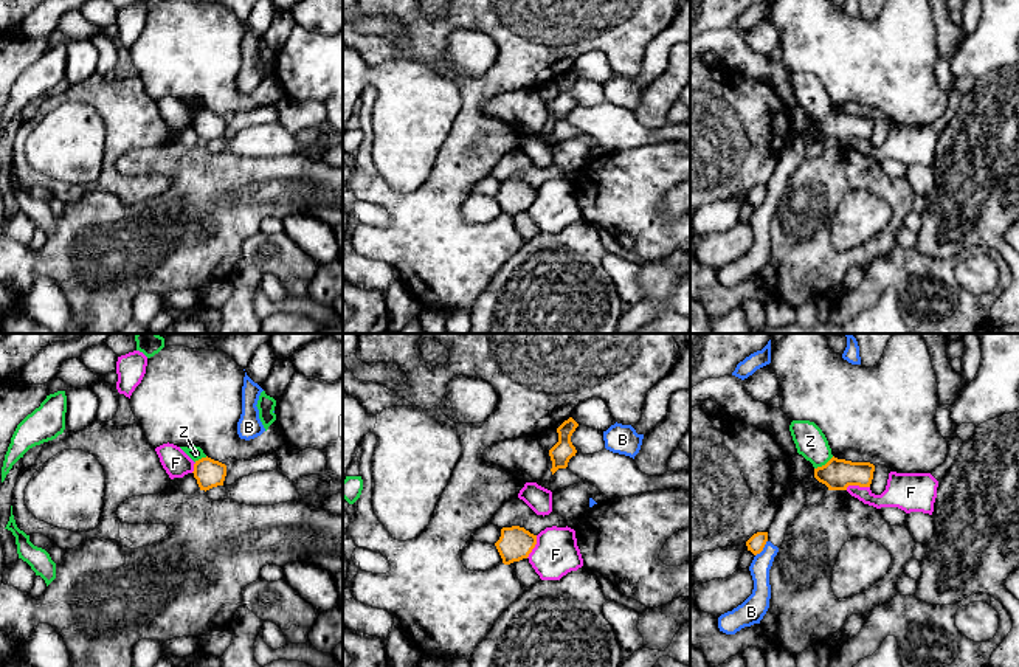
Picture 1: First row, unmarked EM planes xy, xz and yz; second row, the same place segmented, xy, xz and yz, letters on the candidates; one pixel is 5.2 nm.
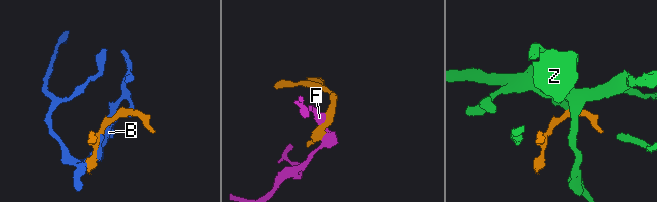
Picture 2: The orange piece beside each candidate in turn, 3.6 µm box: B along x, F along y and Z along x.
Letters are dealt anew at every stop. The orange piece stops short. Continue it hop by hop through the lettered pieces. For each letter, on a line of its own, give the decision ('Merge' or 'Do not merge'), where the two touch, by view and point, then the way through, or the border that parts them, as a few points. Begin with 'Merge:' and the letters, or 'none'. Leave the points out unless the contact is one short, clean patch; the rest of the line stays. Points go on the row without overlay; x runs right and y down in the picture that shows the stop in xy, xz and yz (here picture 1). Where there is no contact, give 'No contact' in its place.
Merge: none
B: Do not merge. Touches orange at yz (763, 199)
F: Do not merge. Touches orange at yz (856, 137)
Z: Do not merge. Touches orange at yz (825, 117). Boundary: yz (833, 109), (815, 121)

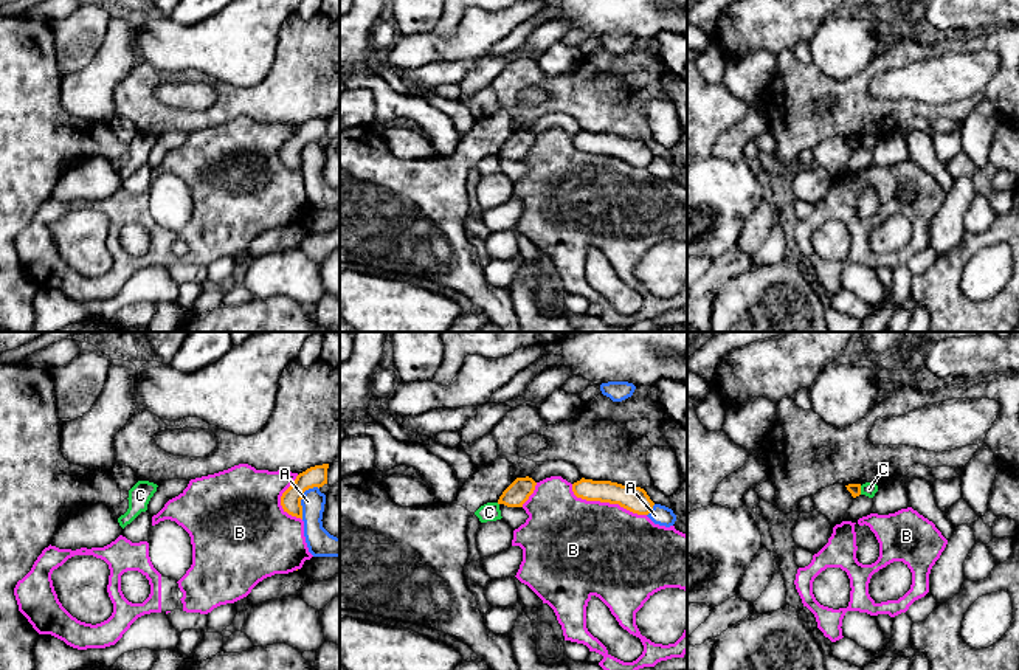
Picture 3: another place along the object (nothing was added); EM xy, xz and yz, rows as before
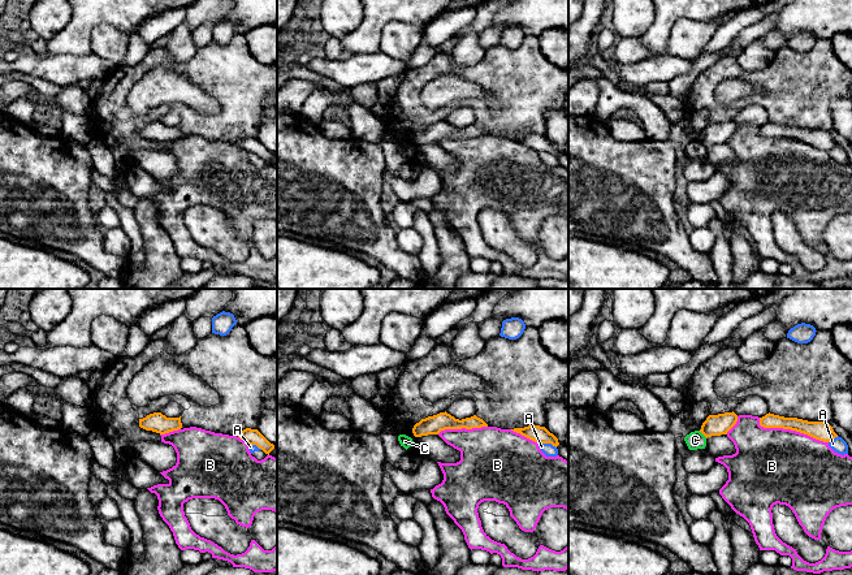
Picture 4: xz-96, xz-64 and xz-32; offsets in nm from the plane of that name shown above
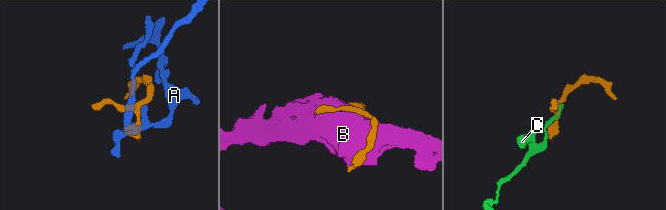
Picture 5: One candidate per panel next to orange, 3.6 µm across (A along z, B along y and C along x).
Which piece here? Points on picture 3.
Merge: none
A: Do not merge. Touches orange at xy (301, 151)
B: Do not merge. Touches orange at xz (605, 154)
C: Do not merge. Touches orange at yz (860, 143). Boundary: yz (860, 138), (861, 146)

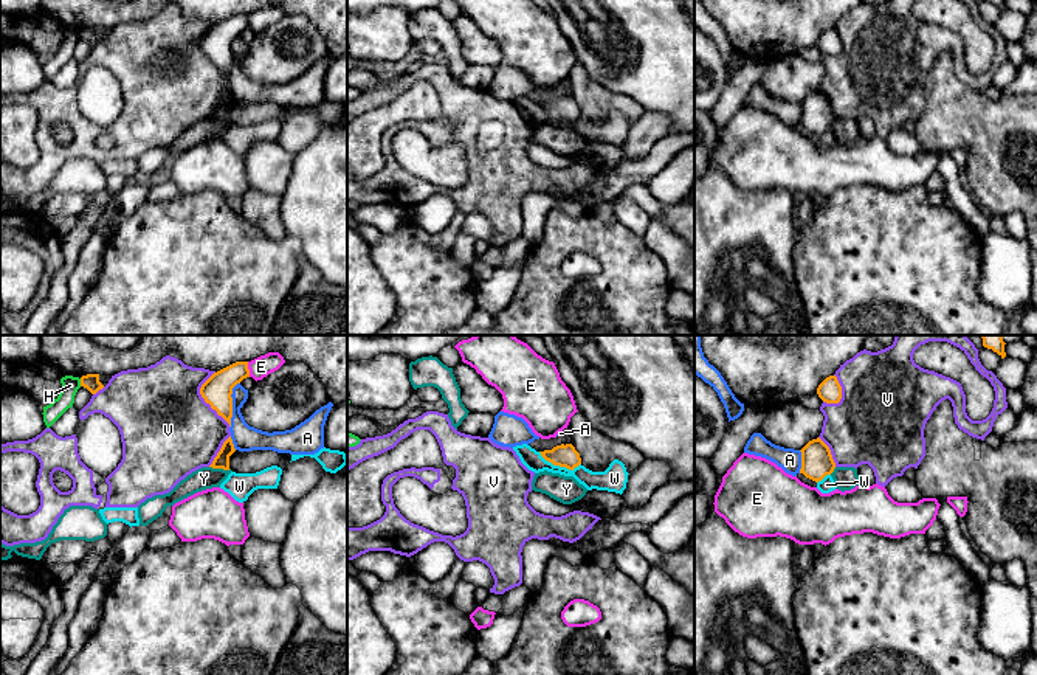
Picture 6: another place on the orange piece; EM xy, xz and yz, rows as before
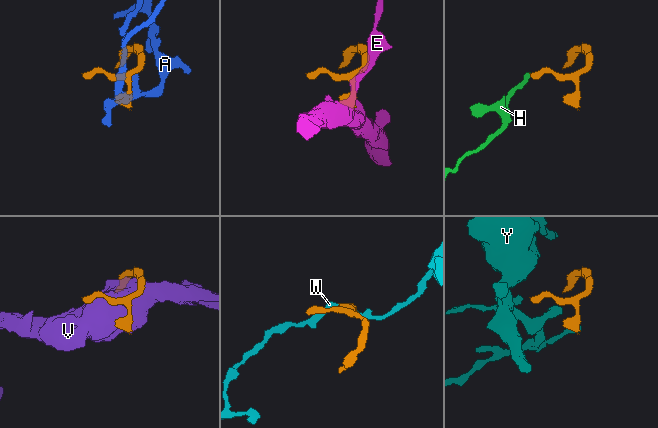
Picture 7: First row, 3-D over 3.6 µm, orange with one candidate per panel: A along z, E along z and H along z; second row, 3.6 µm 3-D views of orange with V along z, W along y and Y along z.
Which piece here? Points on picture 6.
Merge: none
A: Do not merge. Touches orange at xy (231, 58)
E: Do not merge. Touches orange at xy (248, 22). Boundary: xy (247, 14), (250, 28)
H: Do not merge. Touches orange at xy (81, 34). Boundary: xy (79, 31), (81, 38)
V: Do not merge. Touches orange at xy (203, 50)
W: Do not merge. Touches orange at xz (560, 118). Boundary: xz (538, 104), (554, 117), (569, 121), (580, 117)
Y: Do not merge. Touches orange at xy (220, 120). Boundary: xy (210, 118), (230, 121)

